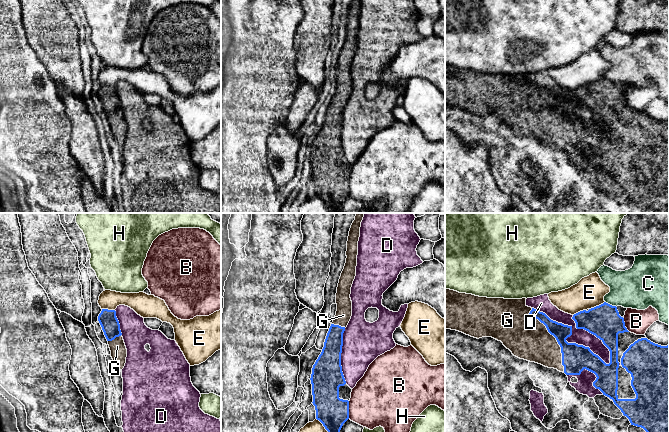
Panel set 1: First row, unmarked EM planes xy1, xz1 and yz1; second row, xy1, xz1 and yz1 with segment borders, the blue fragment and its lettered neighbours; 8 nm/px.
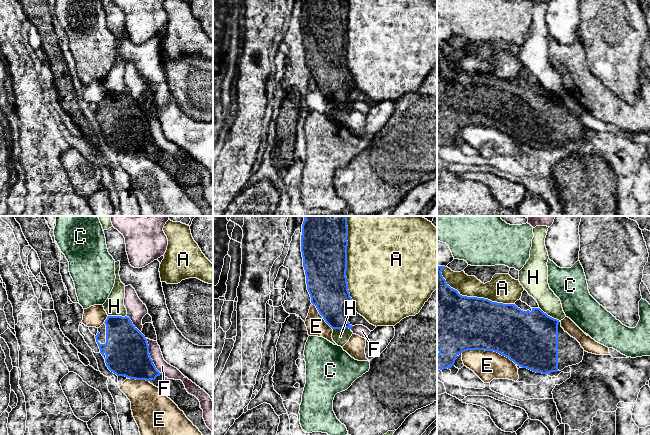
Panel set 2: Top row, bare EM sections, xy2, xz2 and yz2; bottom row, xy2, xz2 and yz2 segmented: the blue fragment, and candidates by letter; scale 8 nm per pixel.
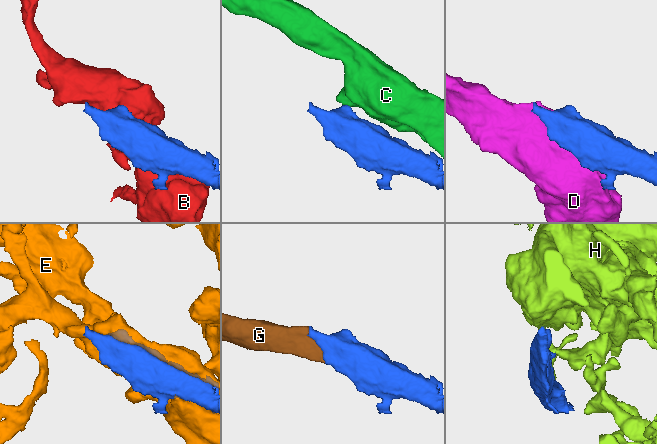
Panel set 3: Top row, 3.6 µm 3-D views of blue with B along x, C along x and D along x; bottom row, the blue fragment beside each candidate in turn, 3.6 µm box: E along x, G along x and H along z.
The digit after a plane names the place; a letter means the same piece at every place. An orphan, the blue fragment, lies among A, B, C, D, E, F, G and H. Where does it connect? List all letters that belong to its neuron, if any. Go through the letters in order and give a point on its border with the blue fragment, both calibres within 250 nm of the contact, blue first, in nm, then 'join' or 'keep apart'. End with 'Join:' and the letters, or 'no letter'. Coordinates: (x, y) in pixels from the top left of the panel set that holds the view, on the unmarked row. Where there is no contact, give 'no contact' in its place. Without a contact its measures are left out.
A: contact xz2 (346, 44); calibres 360 and 500 nm; keep apart
B: contact xz1 (348, 186); calibres 240 and 420 nm; keep apart
C: contact yz1 (611, 81); calibres 260 and 340 nm; keep apart
D: contact yz1 (569, 112); calibres 220 and 130 nm; keep apart
E: contact yz2 (489, 126); calibres 420 and 240 nm; keep apart
F: contact xy2 (149, 132); calibres 360 and 100 nm; keep apart
G: contact yz1 (556, 115); calibres 220 and 340 nm; join
H: contact yz2 (549, 92); calibres 440 and 170 nm; keep apart
Join: G

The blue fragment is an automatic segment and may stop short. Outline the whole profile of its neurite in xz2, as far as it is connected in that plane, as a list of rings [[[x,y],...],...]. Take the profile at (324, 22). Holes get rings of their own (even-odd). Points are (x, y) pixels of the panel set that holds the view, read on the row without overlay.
[[[302,0],[301,28],[311,79],[332,105],[351,105],[348,93],[357,89],[350,73],[347,47],[347,0]]]

